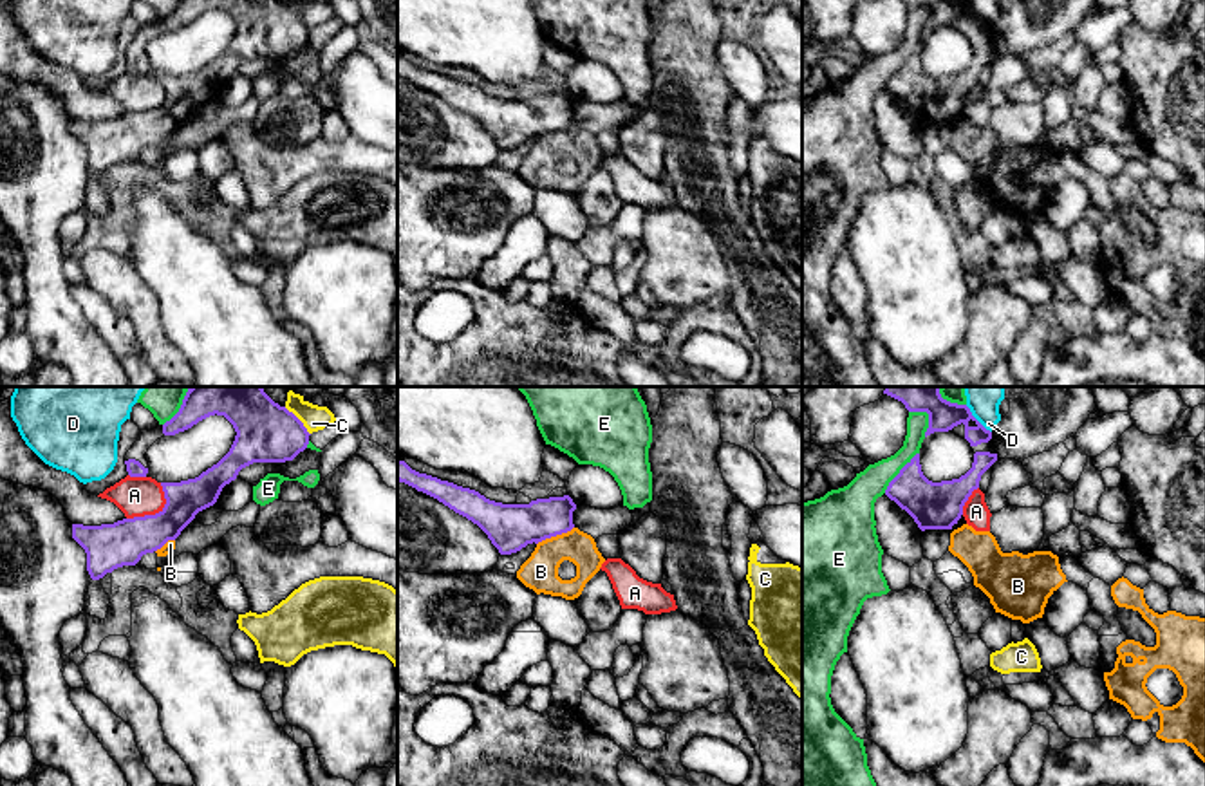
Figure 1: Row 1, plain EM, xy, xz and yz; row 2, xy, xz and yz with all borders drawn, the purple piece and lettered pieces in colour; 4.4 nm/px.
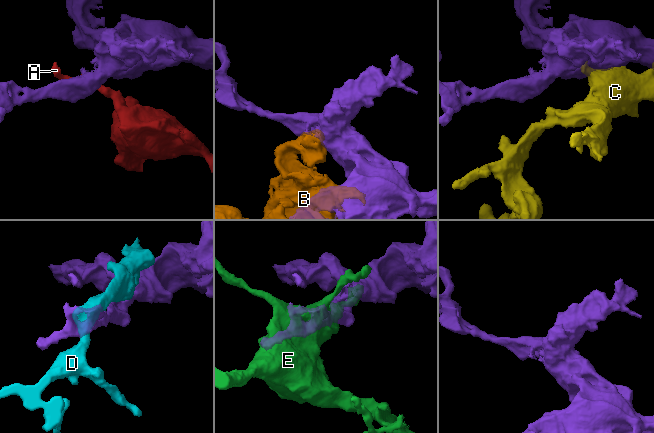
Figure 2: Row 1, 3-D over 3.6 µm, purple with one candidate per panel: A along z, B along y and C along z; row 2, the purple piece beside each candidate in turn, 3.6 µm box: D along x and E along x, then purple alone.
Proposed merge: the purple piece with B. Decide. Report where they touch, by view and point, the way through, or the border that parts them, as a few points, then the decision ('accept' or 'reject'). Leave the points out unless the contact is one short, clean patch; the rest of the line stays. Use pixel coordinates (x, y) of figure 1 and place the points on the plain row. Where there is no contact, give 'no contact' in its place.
xz (555, 130) | along xz (573, 121), (537, 140) | reject

